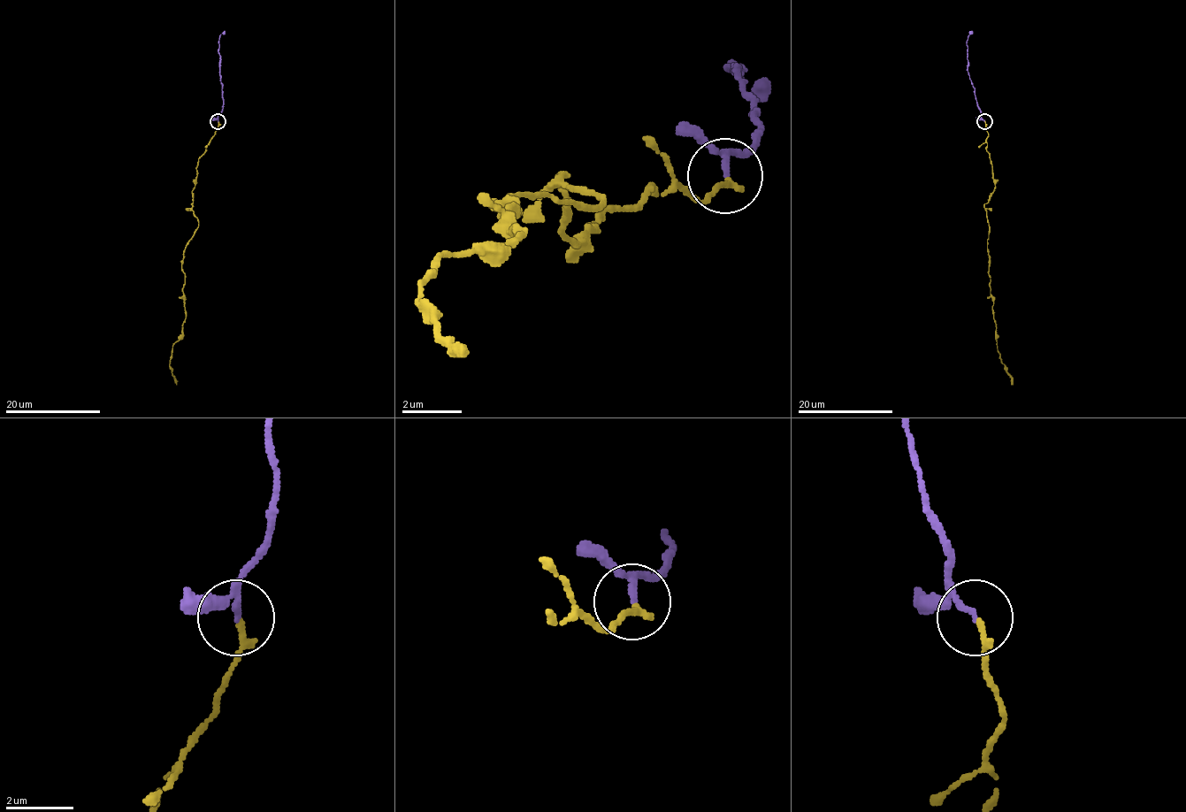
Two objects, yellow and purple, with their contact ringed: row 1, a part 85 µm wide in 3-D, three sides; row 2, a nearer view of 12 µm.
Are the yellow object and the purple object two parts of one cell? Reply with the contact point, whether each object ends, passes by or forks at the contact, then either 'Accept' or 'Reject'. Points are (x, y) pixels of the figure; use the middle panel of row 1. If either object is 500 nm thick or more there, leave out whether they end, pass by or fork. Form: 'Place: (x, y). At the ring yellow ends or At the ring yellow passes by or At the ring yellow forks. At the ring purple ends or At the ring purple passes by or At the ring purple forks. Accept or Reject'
Place: (724, 175). At the ring yellow ends. At the ring purple passes by. Accept

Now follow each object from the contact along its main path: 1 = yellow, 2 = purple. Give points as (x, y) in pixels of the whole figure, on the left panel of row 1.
1: (218, 120), (195, 168), (191, 203), (198, 227), (181, 264), (185, 319), (170, 362), (177, 385)
2: (218, 120), (223, 106), (218, 41), (225, 30)

